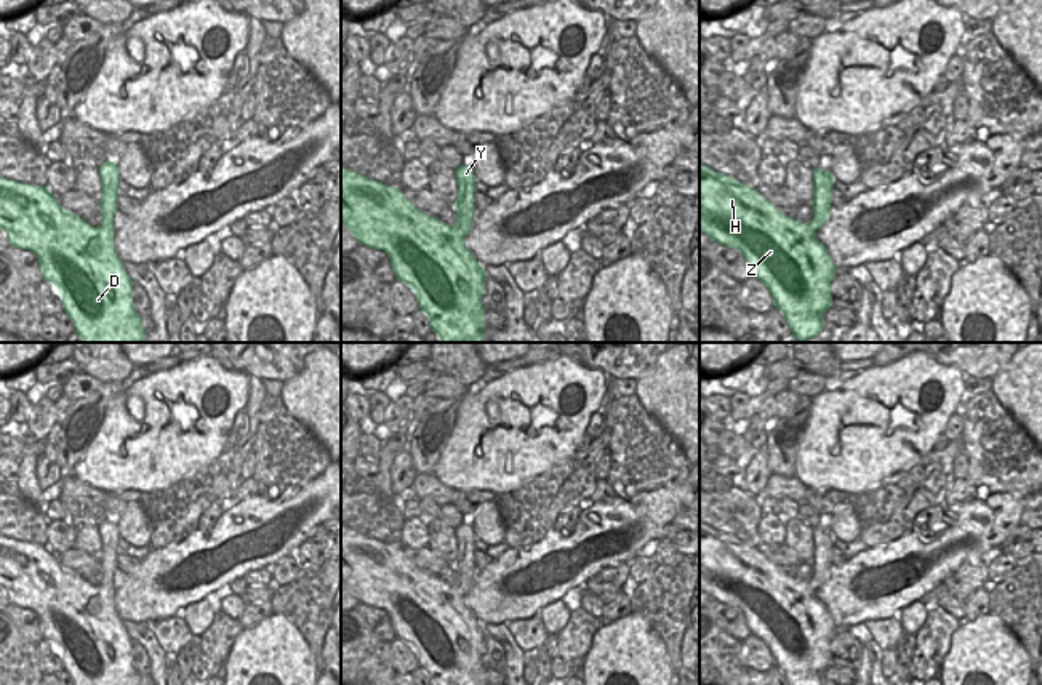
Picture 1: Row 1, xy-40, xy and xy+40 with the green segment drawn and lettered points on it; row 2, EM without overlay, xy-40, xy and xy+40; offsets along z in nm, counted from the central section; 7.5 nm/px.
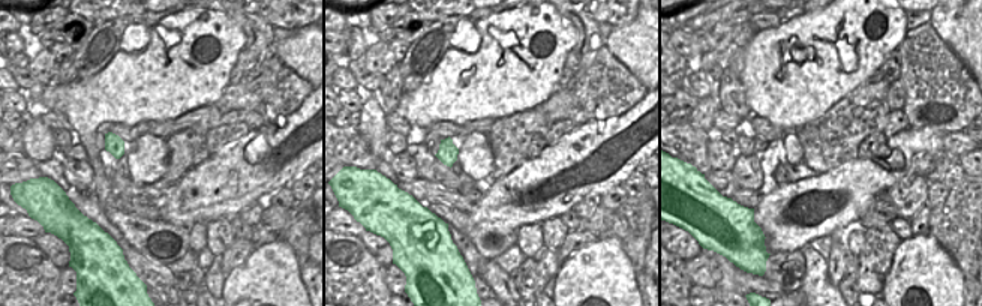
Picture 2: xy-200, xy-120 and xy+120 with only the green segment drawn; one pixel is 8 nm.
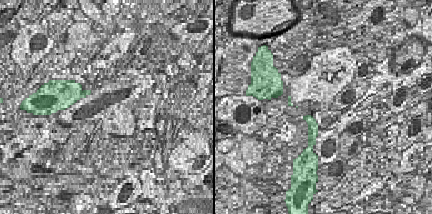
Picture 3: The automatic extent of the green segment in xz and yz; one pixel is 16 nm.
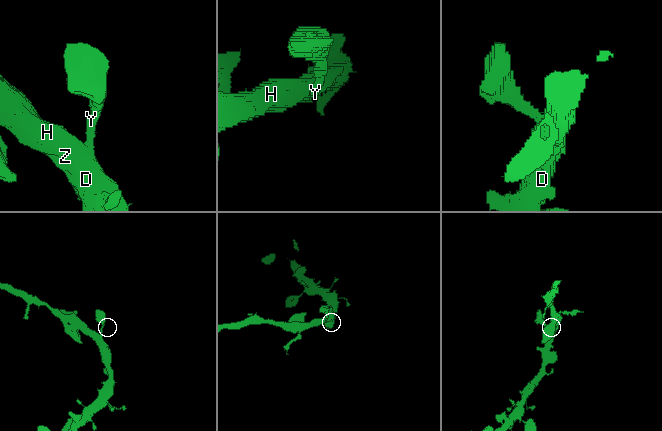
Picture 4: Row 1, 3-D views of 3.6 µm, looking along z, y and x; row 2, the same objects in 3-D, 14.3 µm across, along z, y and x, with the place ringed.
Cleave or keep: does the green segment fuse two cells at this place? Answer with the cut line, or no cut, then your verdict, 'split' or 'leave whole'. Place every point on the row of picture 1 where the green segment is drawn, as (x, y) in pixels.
cut none; leave whole

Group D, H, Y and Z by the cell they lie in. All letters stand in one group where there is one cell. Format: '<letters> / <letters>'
D H Y Z

